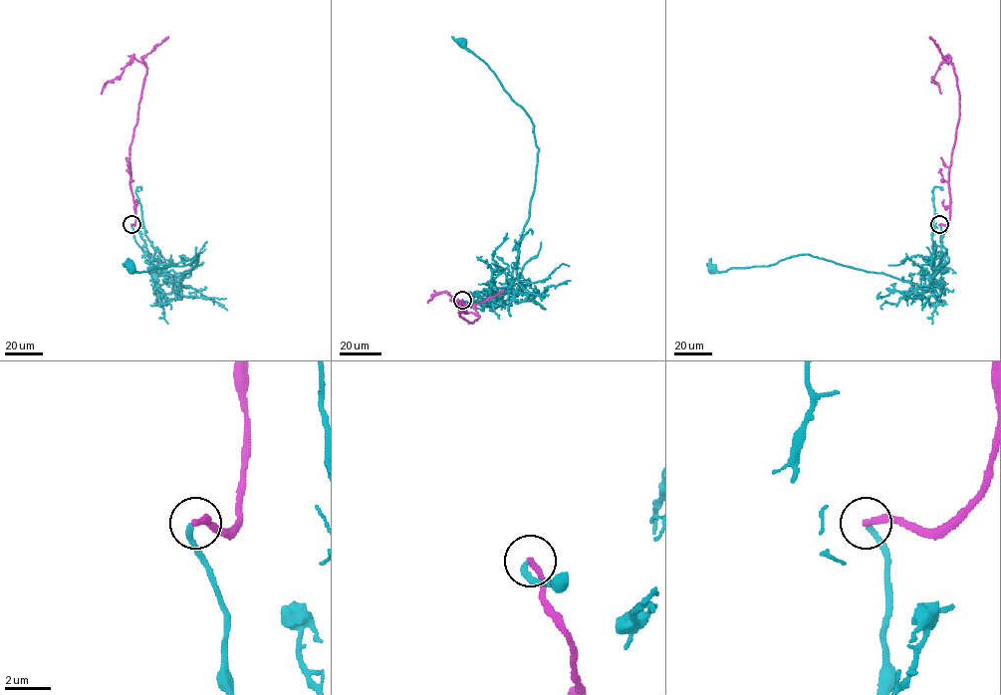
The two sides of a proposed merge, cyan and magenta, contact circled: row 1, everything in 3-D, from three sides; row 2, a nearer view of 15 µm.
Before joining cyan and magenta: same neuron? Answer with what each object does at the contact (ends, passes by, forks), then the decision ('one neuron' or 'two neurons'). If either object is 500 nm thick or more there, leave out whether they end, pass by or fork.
cyan ends; magenta ends; one neuron

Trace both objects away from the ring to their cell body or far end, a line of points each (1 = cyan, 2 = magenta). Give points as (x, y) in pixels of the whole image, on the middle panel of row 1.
1: (461, 300), (483, 311), (500, 294), (528, 293), (517, 274), (518, 251), (538, 147), (530, 117), (461, 42)
2: (462, 300), (466, 312), (460, 311), (460, 316), (472, 323), (479, 317), (465, 313), (448, 293), (427, 302)

